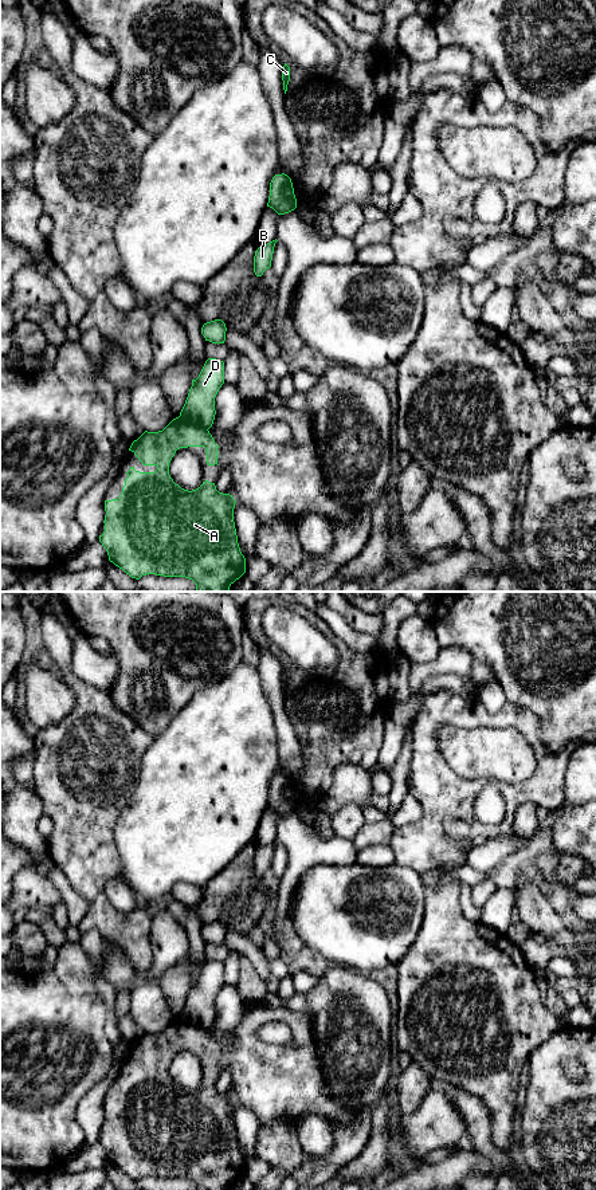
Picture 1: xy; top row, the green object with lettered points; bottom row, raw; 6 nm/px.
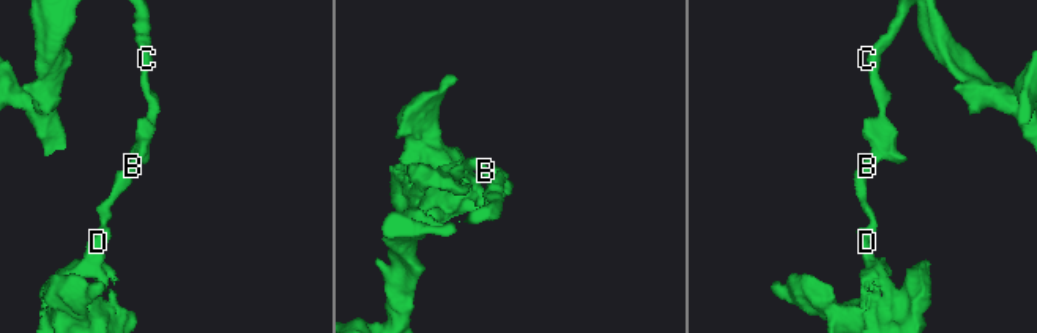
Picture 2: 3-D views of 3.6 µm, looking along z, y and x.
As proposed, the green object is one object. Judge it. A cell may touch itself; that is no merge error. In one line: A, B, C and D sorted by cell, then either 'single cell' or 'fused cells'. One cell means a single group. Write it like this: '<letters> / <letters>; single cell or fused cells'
A / B C D; fused cells

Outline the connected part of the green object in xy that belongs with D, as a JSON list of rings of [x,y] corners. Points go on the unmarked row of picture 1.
[[[208,959],[196,981],[192,981],[180,1020],[211,1029],[215,1021],[215,998],[224,985],[224,963]]]

